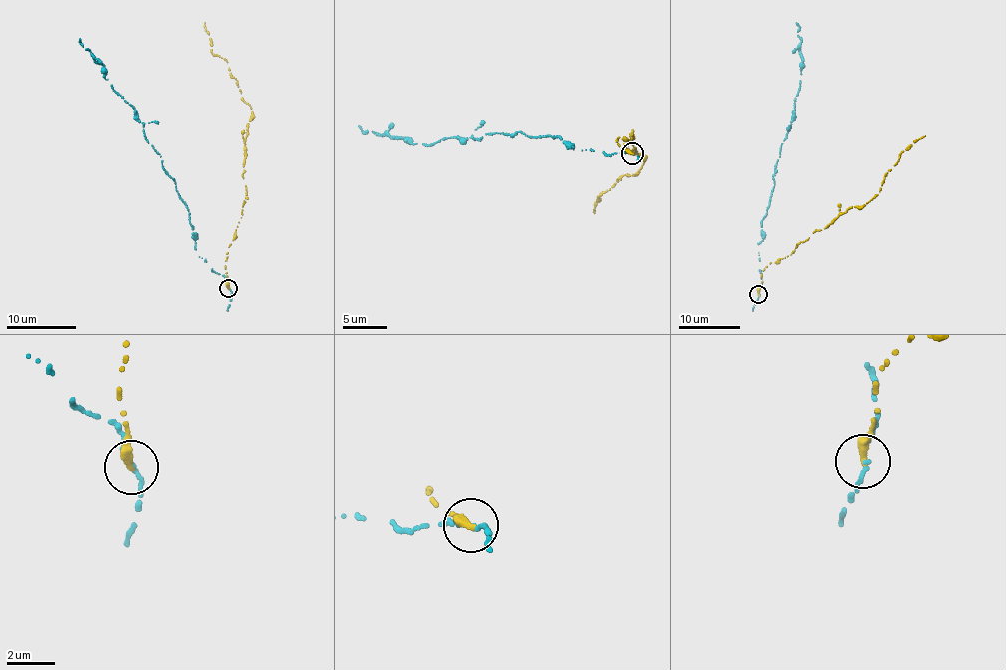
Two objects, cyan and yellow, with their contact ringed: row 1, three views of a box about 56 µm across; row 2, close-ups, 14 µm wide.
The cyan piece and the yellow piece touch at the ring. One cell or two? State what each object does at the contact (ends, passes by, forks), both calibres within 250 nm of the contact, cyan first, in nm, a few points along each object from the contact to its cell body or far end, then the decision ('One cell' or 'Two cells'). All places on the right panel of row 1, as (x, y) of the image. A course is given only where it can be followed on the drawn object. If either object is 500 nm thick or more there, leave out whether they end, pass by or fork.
At the ring cyan ends. At the ring yellow ends. Thickness 180 nm (cyan) against 360 nm. Course of cyan: (758, 295), (762, 281), (758, 243), (763, 238), (761, 225), (800, 84), (802, 61), (799, 28), (796, 22). Course of yellow: (758, 295), (763, 270), (770, 263), (791, 255), (799, 242), (850, 208), (866, 205), (900, 152), (924, 136). Two cells

